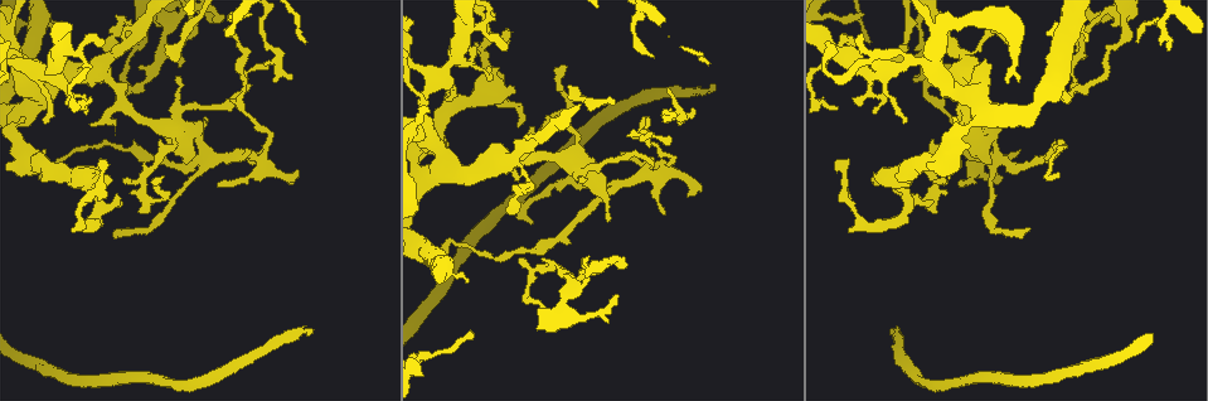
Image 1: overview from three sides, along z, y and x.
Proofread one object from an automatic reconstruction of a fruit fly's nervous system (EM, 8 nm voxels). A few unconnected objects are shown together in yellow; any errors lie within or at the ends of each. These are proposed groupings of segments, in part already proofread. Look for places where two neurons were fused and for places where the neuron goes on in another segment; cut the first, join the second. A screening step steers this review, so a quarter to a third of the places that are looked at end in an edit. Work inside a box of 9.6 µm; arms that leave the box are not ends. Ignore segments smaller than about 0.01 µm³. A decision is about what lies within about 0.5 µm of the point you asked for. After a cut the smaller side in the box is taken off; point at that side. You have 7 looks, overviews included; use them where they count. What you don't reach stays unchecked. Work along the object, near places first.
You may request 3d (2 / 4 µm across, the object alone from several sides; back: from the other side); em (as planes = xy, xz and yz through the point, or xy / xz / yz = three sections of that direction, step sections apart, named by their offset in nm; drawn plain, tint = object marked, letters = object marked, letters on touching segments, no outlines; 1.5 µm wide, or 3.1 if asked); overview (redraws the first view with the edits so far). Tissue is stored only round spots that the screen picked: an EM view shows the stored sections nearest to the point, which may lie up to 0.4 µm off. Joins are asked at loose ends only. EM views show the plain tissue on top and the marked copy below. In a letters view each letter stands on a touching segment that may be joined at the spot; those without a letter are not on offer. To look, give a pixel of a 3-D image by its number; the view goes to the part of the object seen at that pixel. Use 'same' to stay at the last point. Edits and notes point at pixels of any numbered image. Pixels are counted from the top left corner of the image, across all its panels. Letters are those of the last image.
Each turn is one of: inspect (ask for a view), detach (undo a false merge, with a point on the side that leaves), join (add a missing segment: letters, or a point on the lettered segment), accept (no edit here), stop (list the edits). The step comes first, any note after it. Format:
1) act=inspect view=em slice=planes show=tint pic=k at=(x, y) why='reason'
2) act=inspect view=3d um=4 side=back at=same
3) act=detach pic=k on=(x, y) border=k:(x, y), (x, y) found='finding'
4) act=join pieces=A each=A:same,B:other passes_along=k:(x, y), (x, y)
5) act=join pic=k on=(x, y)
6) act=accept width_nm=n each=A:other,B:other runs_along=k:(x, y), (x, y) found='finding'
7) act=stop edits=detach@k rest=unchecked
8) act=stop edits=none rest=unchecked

act=inspect view=3d um=2 pic=1 at=(930, 60) why='three-way junction'

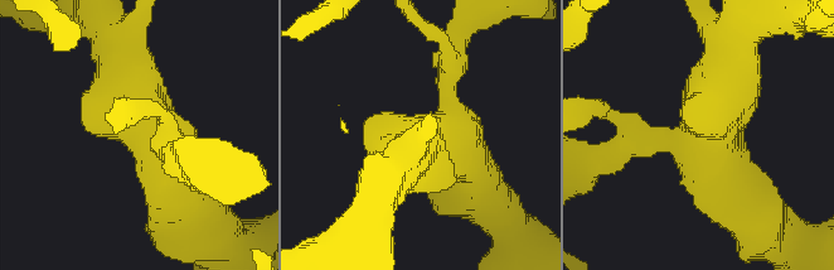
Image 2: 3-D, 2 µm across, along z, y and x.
act=inspect view=em slice=xy step=4 show=tint pic=2 at=(163, 138) arms=3 arm_widths_nm=200,360,400

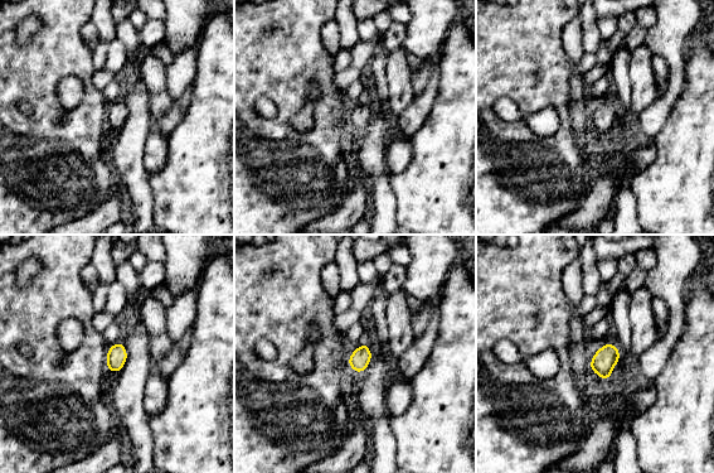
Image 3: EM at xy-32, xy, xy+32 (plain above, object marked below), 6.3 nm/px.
act=inspect view=em slice=planes show=letters at=same

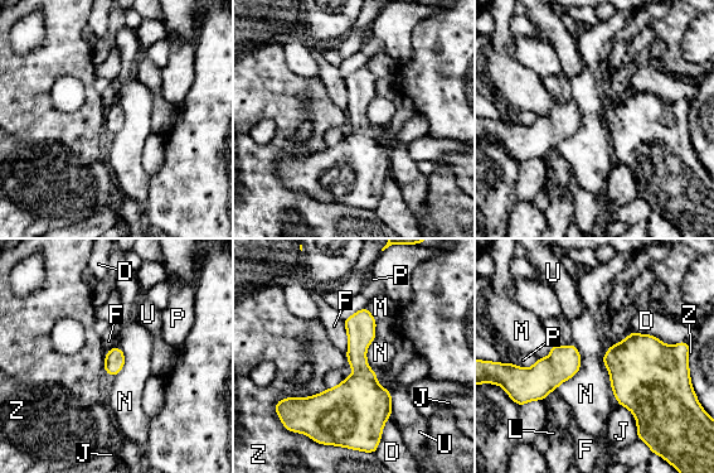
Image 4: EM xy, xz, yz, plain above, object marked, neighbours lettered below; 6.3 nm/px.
act=accept width_nm=130 each=D:other,F:other,J:other,L:other,M:other,N:other,P:other,U:other,Z:other found='all the same neuron'

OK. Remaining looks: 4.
act=inspect view=3d um=2 side=back pic=1 at=(520, 257) why='tapers out'

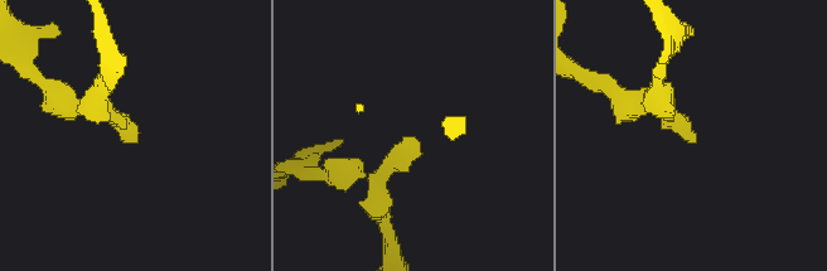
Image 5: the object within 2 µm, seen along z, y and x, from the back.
act=inspect view=em slice=planes show=tint pic=5 at=(135, 141) why='need the tissue'

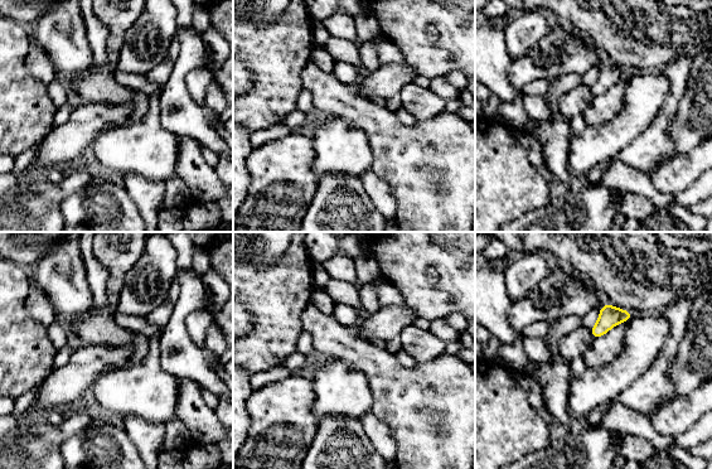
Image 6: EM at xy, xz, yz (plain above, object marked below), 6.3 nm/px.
act=inspect view=em slice=planes show=letters at=same why='see the neighbours'

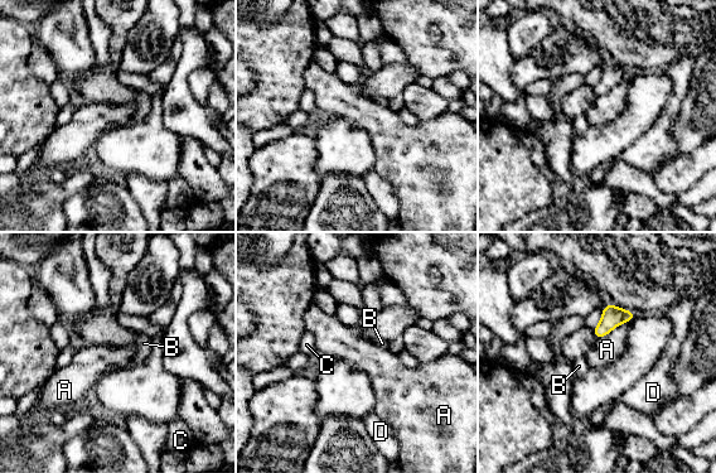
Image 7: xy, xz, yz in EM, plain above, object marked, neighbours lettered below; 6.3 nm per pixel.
act=accept each=A:other,B:other,C:other,D:other border=7:(627, 321), (604, 336), (595, 338) found='no lettered segment goes on from it'

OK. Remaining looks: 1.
act=inspect view=em slice=xy step=8 show=letters pic=1 at=(691, 110) why='free end'

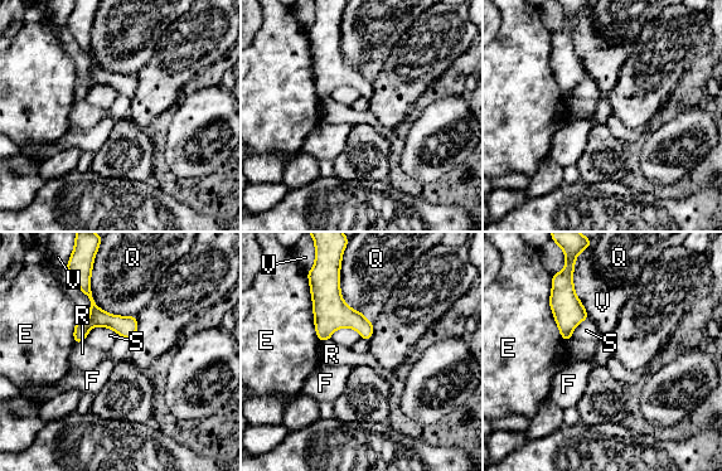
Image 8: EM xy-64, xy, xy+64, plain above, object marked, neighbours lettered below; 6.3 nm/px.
act=accept each=E:other,F:other,Q:other,R:other,S:other,V:other found='no lettered segment goes on from it'

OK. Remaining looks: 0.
act=stop edits=none rest=unchecked

